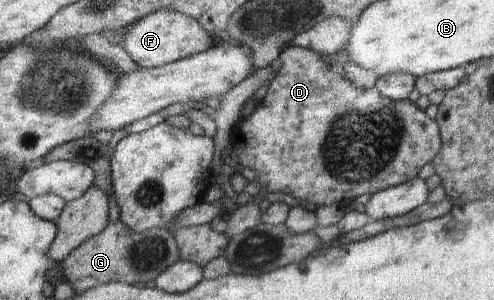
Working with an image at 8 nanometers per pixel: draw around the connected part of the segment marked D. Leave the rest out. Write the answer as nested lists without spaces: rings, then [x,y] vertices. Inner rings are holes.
[[[287,46],[279,59],[281,68],[268,85],[265,98],[230,132],[233,136],[242,136],[243,141],[235,144],[235,148],[228,143],[236,156],[257,170],[256,180],[262,185],[261,190],[283,192],[316,207],[350,204],[363,194],[372,195],[413,180],[421,166],[440,154],[443,146],[440,126],[416,103],[408,99],[391,100],[376,86],[357,88],[357,84],[343,76],[345,64],[327,63],[321,54],[311,49]]]

